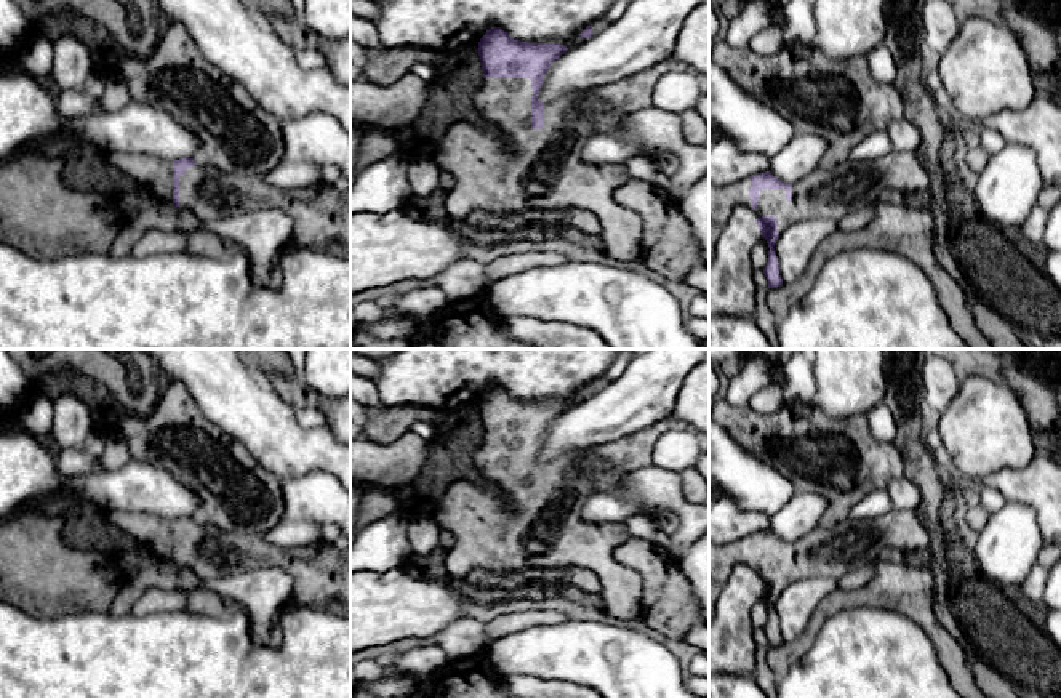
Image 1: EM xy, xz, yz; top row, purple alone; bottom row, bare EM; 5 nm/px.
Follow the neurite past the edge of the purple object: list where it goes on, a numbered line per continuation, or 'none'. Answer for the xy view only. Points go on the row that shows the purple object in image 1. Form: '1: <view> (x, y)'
1: xy (320, 213)

